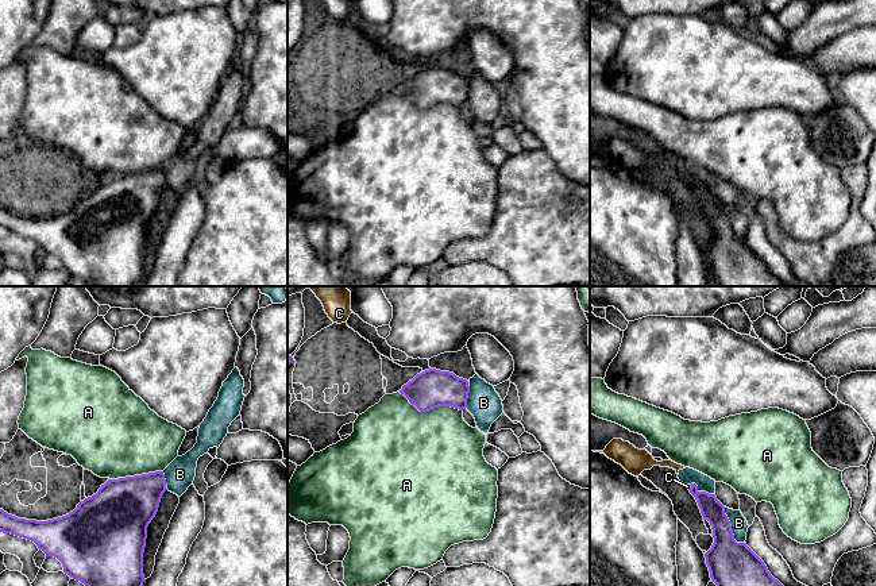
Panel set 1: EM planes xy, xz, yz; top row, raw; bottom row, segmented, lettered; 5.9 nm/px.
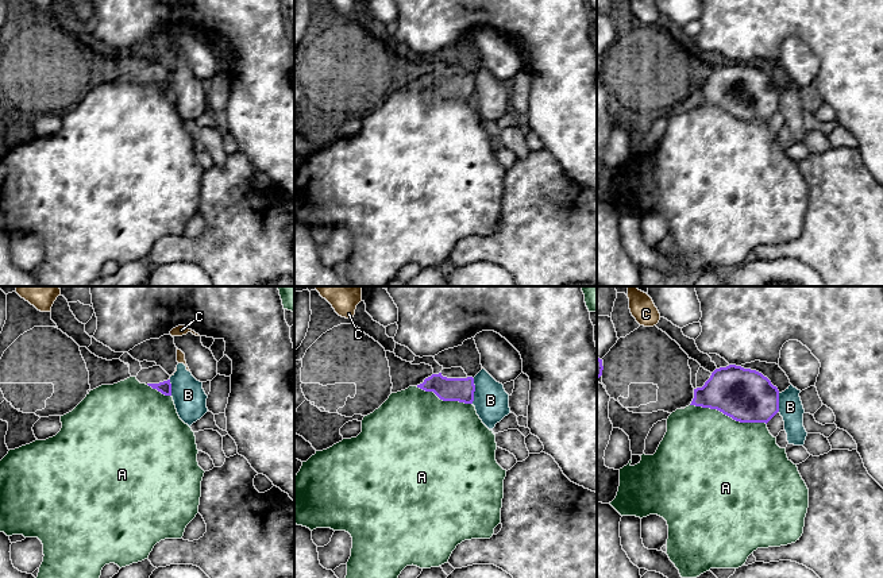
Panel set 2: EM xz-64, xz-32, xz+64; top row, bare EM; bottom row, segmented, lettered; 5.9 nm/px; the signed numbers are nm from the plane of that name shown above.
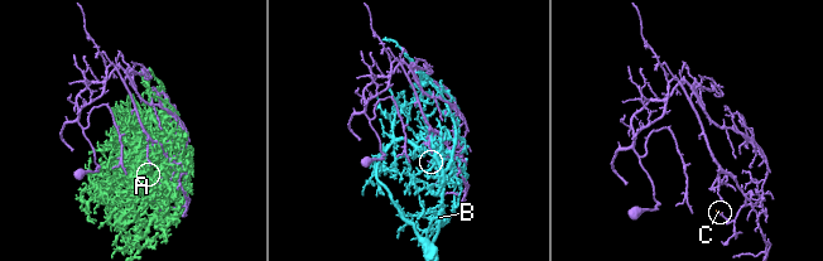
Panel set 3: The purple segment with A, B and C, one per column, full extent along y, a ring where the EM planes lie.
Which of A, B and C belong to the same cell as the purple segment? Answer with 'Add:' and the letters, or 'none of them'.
Add: none of them

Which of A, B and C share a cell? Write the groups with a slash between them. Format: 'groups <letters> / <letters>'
groups A / B C

